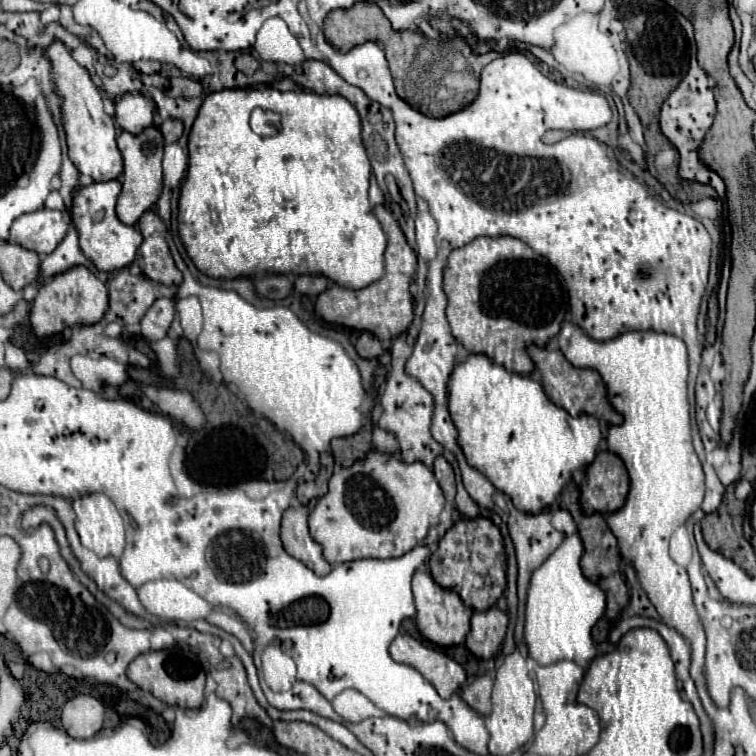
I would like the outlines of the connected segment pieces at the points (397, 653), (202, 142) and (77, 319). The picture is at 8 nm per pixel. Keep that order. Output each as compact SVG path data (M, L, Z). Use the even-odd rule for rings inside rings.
M405 632L399 633L391 642L389 652L395 662L419 670L423 678L435 686L441 698L451 698L451 694L465 682L465 670L461 664L457 664L441 650L427 646Z
M231 88L231 90L221 90L221 92L211 92L201 108L199 108L199 114L193 122L193 128L189 132L189 168L187 168L187 176L185 176L185 182L181 186L181 196L179 196L179 216L177 216L177 222L179 222L179 236L181 236L181 242L189 254L189 258L195 262L195 266L205 272L207 276L213 276L213 278L239 278L239 276L253 276L253 274L327 274L327 278L331 278L333 282L337 282L339 286L343 288L349 288L349 290L361 290L365 286L369 286L371 282L379 280L383 276L383 252L385 252L385 246L387 246L387 238L385 238L385 232L381 230L379 226L379 220L375 218L373 214L373 208L369 204L369 198L367 198L367 190L369 190L369 176L371 176L371 166L369 166L369 158L367 158L367 152L363 148L363 142L361 142L361 122L359 122L359 114L355 114L355 108L343 98L343 96L329 96L329 94L315 94L315 92L279 92L279 90L273 90L273 88L265 88L265 90L257 90L257 88ZM253 108L265 108L265 110L275 110L279 116L281 116L281 124L279 124L279 130L275 136L257 136L251 126L249 126L249 116L253 112Z
M75 266L75 270L67 270L67 274L57 274L49 282L45 282L29 310L29 320L35 336L51 336L63 332L75 324L95 324L107 312L107 288L105 284L85 266Z

